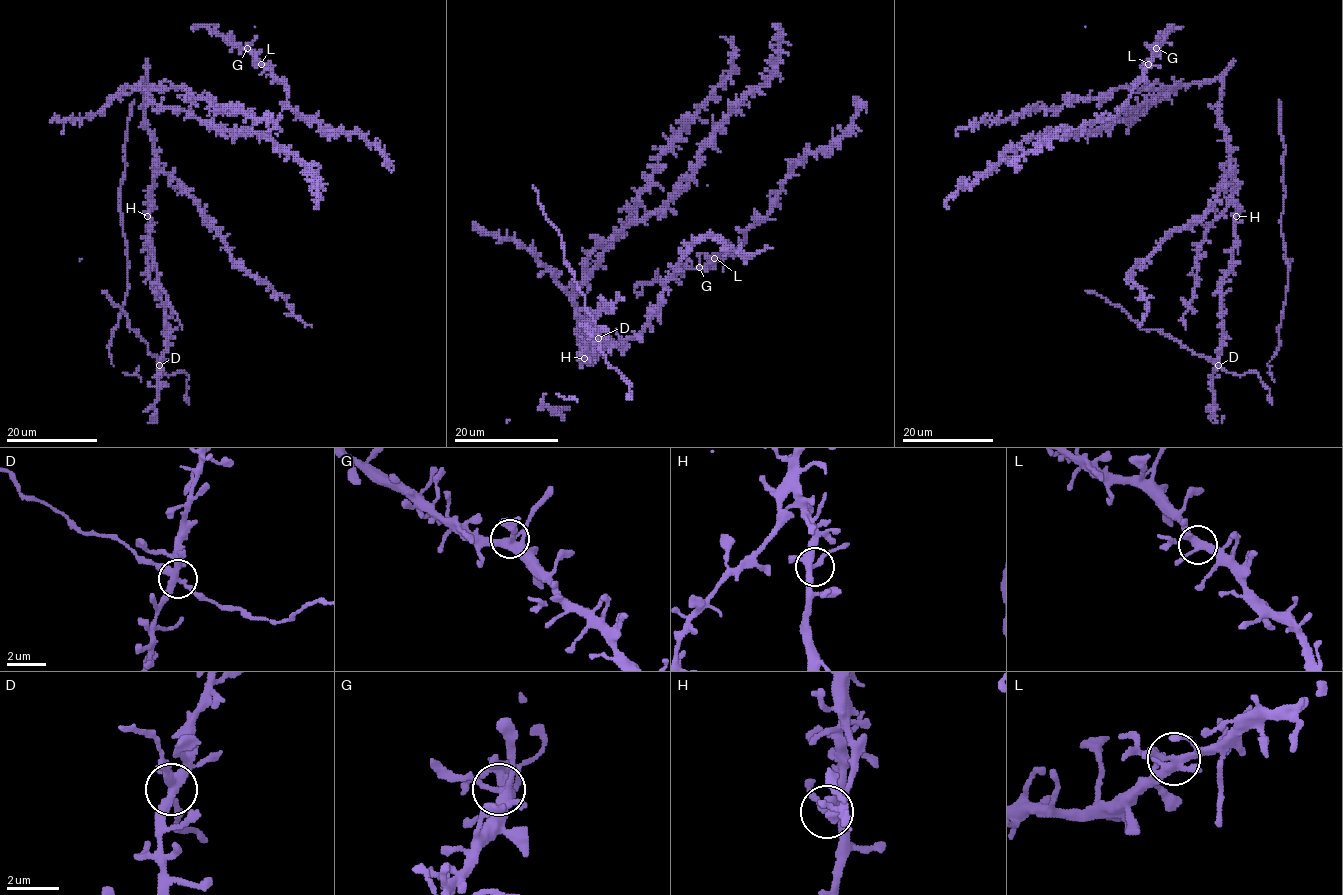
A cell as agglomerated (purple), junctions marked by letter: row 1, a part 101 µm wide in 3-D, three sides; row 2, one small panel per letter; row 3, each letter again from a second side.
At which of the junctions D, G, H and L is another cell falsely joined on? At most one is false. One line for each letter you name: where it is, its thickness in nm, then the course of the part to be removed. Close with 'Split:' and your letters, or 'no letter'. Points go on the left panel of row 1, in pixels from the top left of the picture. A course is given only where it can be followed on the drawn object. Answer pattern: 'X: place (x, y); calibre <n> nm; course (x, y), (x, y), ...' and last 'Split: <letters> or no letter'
Split: no letter

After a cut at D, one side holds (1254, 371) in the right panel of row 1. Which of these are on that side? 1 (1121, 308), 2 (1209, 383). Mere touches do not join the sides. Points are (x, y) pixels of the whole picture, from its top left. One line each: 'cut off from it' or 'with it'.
1: with it
2: cut off from it

